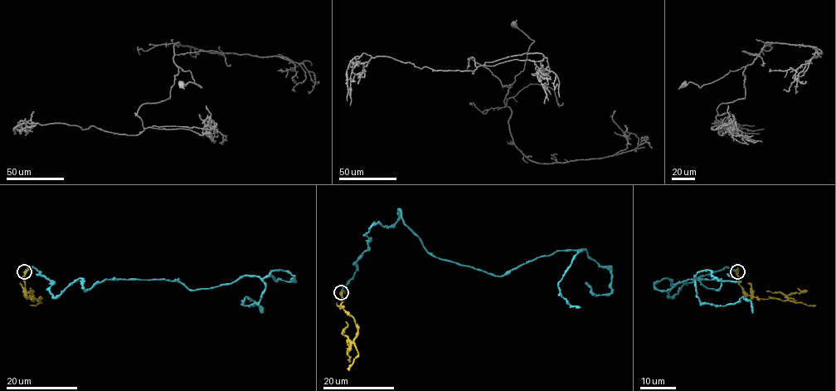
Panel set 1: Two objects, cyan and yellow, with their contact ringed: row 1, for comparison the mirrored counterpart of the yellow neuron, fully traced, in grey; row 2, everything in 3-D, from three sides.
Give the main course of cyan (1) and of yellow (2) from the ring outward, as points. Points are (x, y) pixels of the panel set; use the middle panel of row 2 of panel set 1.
1: (341, 292), (371, 227), (392, 226), (399, 209), (429, 252), (498, 276), (581, 251), (558, 282), (580, 307)
2: (341, 292), (341, 305), (354, 320), (357, 334), (354, 346), (357, 356), (348, 370)

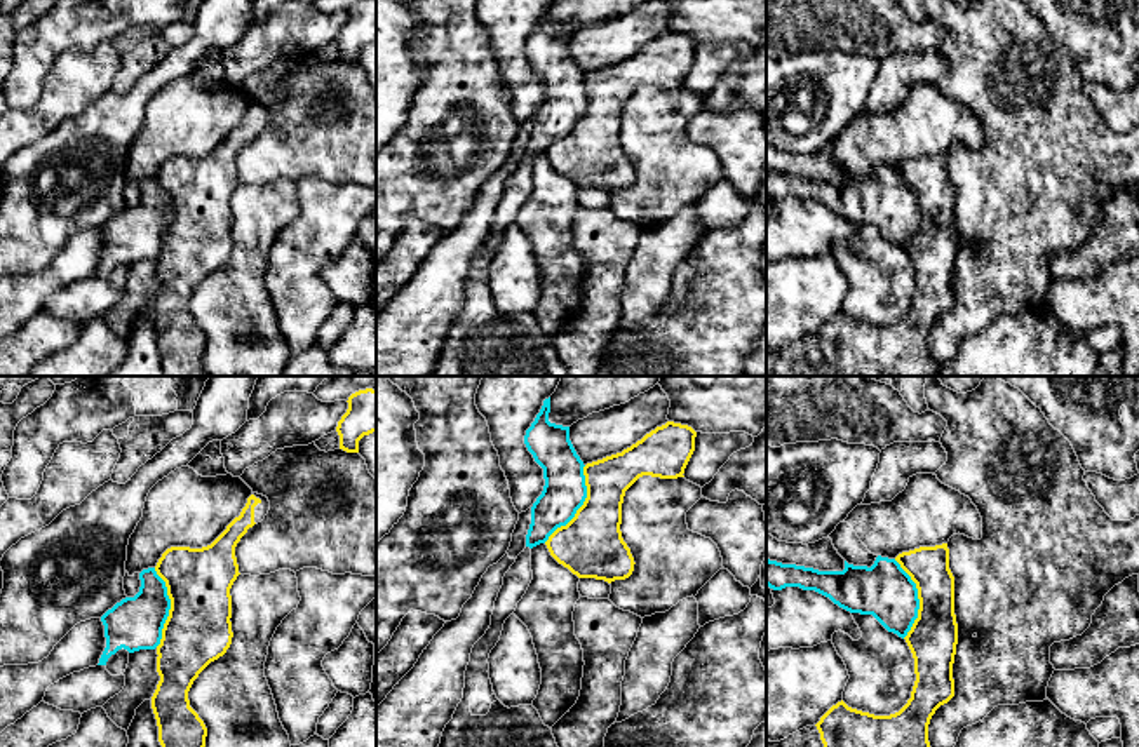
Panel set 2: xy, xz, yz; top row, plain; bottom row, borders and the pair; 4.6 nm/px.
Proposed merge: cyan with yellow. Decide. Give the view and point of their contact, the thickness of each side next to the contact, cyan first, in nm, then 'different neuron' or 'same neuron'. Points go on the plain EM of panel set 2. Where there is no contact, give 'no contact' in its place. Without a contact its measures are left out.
contact xz (582, 114); calibres 200 and 300 nm; different neuron

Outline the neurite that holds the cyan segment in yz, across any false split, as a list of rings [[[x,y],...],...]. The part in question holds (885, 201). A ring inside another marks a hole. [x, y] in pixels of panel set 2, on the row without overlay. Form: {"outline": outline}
{"outline": [[[878,165],[871,178],[845,171],[843,181],[782,174],[766,169],[766,195],[799,197],[829,207],[850,223],[873,225],[888,242],[906,247],[918,228],[916,193],[895,169]]]}

